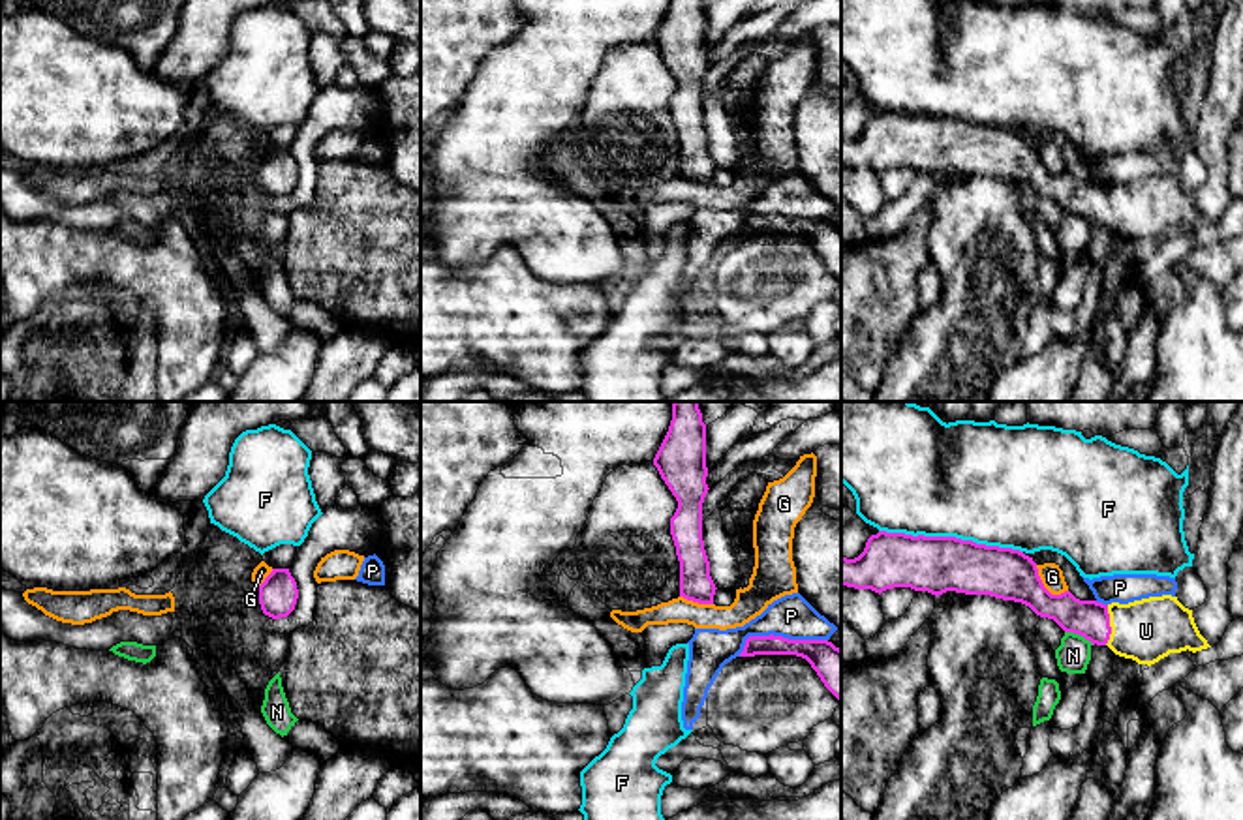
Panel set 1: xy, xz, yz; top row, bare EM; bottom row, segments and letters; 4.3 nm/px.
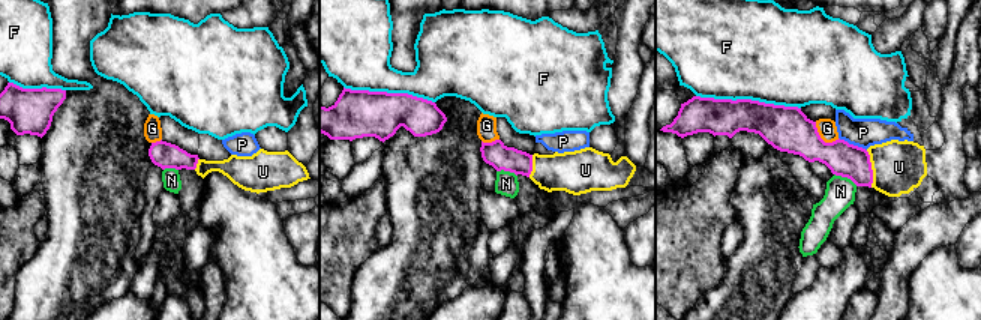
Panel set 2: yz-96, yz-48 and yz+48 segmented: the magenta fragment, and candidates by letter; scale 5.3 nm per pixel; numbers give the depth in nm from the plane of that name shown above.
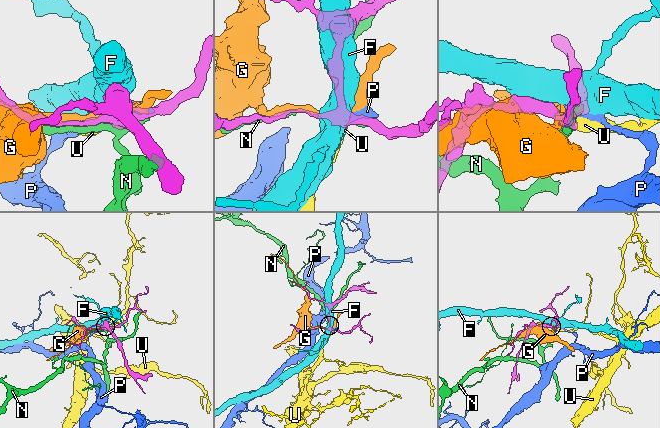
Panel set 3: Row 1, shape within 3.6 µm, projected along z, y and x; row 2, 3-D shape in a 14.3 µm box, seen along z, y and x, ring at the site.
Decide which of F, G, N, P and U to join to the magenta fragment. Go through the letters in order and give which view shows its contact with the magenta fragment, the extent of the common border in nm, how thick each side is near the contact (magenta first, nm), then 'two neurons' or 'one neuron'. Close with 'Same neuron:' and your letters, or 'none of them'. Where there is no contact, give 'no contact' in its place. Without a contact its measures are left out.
F: contact in yz; length 600 nm; calibres 240 and 480 nm; two neurons
G: contact in yz; length 180 nm; calibres 220 and 100 nm; two neurons
N: contact in yz; length 140 nm; calibres 160 and 150 nm; two neurons
P: contact in xz; length 400 nm; calibres 140 and 190 nm; two neurons
U: contact in yz; length 170 nm; calibres 160 and 280 nm; one neuron
Same neuron: U

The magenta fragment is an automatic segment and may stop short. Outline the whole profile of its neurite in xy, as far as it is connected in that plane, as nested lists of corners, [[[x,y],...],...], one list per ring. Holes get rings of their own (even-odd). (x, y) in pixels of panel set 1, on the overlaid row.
[[[272,569],[259,585],[259,604],[265,615],[272,619],[287,617],[297,604],[299,589],[289,569]]]

